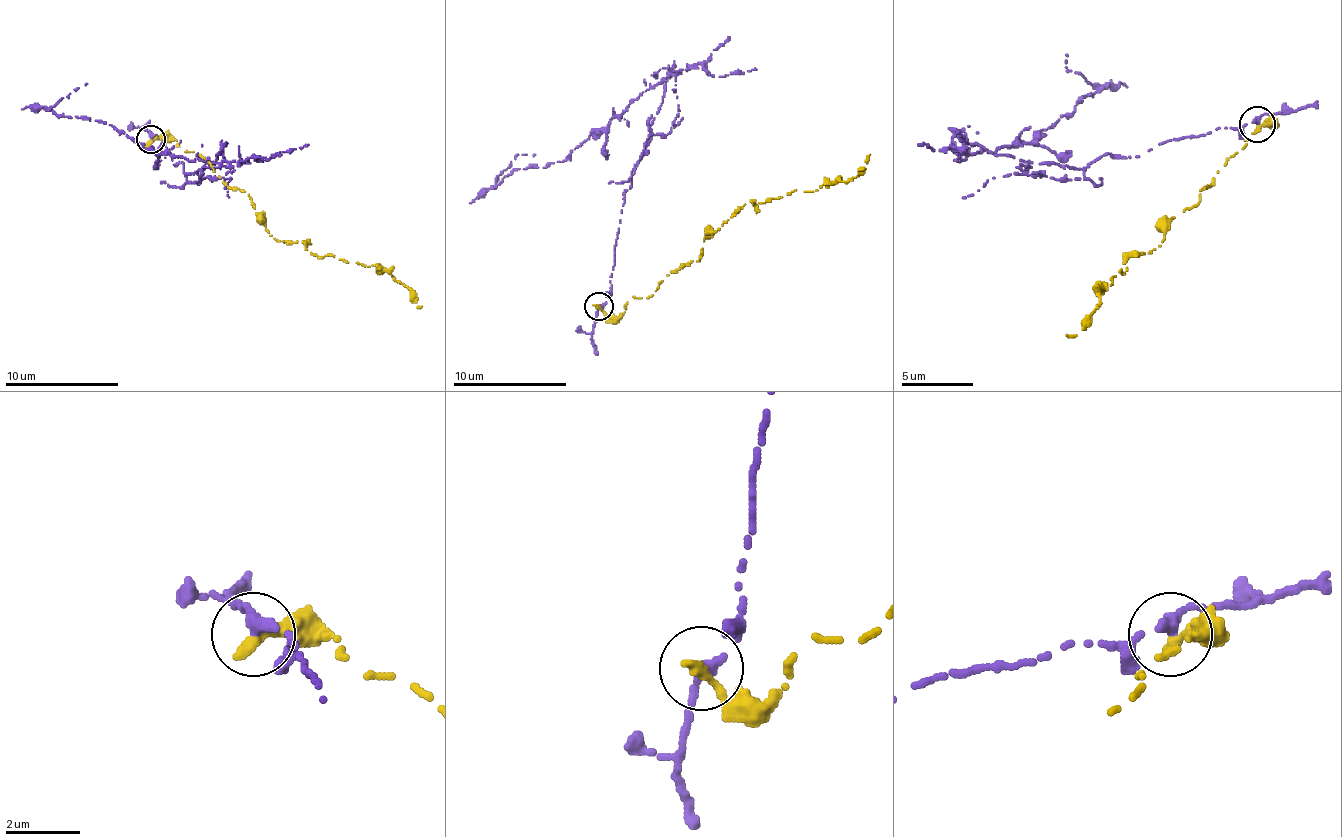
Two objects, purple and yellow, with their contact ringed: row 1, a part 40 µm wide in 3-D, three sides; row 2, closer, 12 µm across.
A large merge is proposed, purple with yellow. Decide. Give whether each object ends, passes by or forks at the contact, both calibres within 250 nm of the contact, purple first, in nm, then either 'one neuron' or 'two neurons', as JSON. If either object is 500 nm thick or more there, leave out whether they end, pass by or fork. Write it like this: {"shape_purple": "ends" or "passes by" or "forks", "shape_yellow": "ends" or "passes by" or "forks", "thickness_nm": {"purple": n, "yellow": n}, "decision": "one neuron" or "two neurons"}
{"shape_purple": "passes by", "shape_yellow": "ends", "thickness_nm": {"purple": 280, "yellow": 360}, "decision": "two neurons"}

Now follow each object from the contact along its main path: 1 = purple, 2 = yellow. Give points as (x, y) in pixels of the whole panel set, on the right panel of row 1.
1: (1256, 123), (1099, 155), (1070, 180), (1027, 173), (981, 145), (970, 155), (1031, 141), (1095, 91), (1067, 55)
2: (1256, 127), (1270, 123), (1152, 252), (1127, 252), (1088, 323), (1067, 334)

